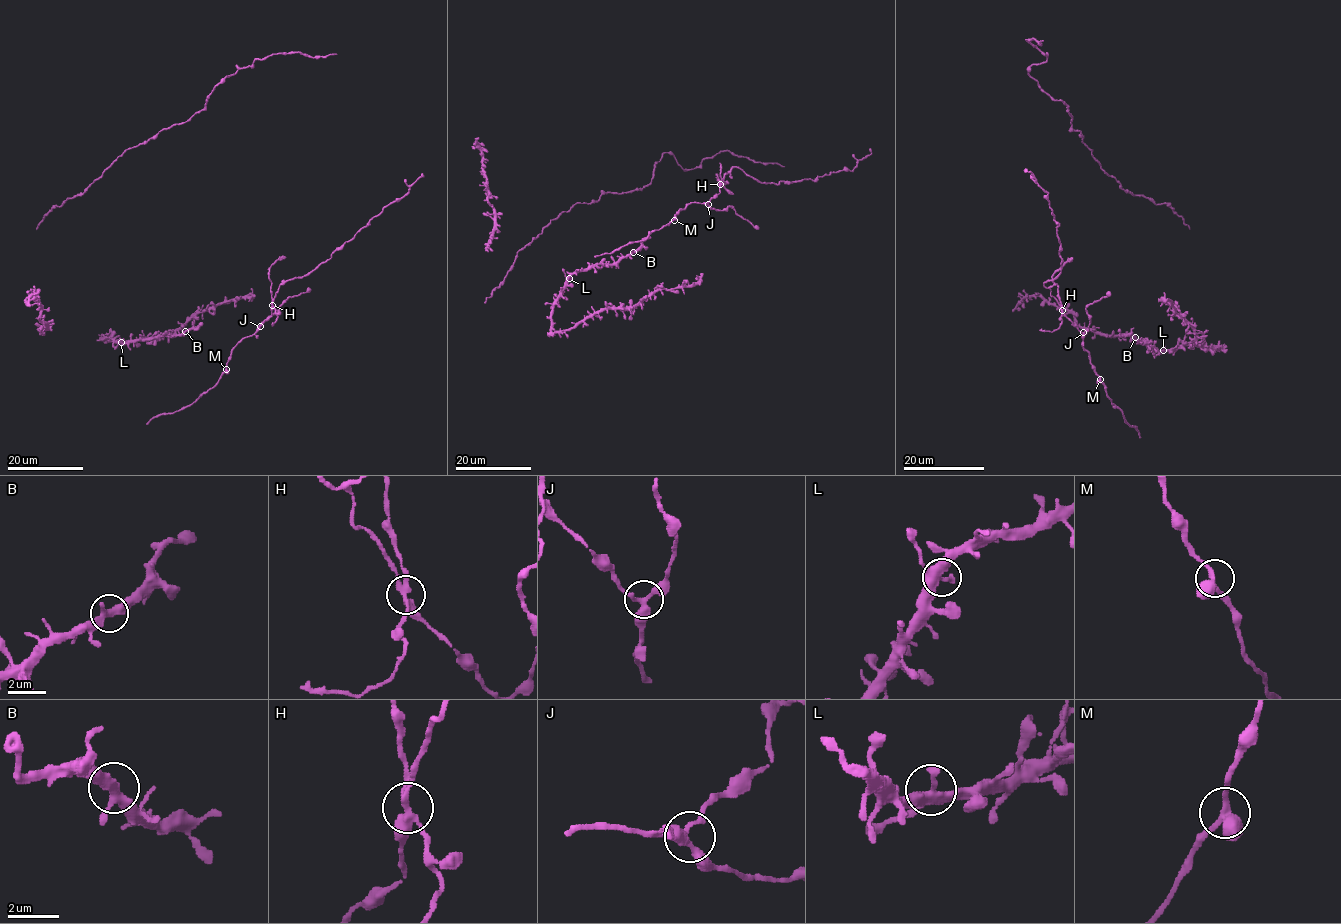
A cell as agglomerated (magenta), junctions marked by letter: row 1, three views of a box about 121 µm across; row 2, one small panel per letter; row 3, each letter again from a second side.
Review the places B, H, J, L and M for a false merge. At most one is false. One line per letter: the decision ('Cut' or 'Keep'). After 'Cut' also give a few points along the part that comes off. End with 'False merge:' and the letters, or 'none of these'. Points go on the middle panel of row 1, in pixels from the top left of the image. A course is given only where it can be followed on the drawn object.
B: Keep
H: Cut. Course of the part to remove: (720, 184), (716, 174), (717, 181), (733, 193)
J: Keep
L: Keep
M: Keep
False merge: H

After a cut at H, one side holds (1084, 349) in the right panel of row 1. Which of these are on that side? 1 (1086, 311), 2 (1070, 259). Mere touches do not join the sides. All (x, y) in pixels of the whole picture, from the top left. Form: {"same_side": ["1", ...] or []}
{"same_side": ["1"]}

